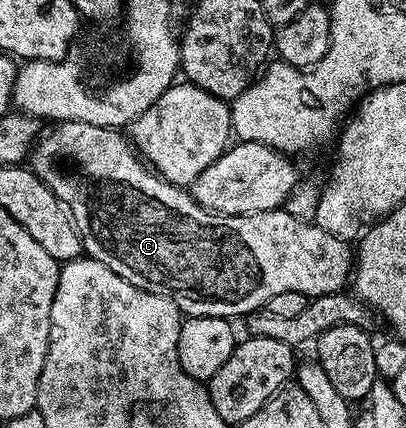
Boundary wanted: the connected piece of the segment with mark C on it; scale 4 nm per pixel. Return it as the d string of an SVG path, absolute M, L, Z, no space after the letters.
M63 121L52 126L53 130L42 136L31 150L31 168L35 176L65 204L66 210L81 236L81 248L84 256L103 263L103 267L111 267L115 275L127 279L135 287L143 291L151 291L155 295L163 295L171 299L181 309L182 314L191 317L223 317L226 319L244 318L246 315L264 310L268 306L271 295L279 295L282 291L299 291L310 299L325 296L328 293L340 293L350 284L351 274L355 268L355 253L350 242L343 237L336 237L323 231L318 225L295 219L295 215L285 212L284 208L248 213L242 217L228 217L222 213L210 213L193 198L188 188L172 185L164 177L158 175L138 154L128 140L109 141L106 145L97 145L90 153L85 153L85 133L90 132L90 125L78 121Z

